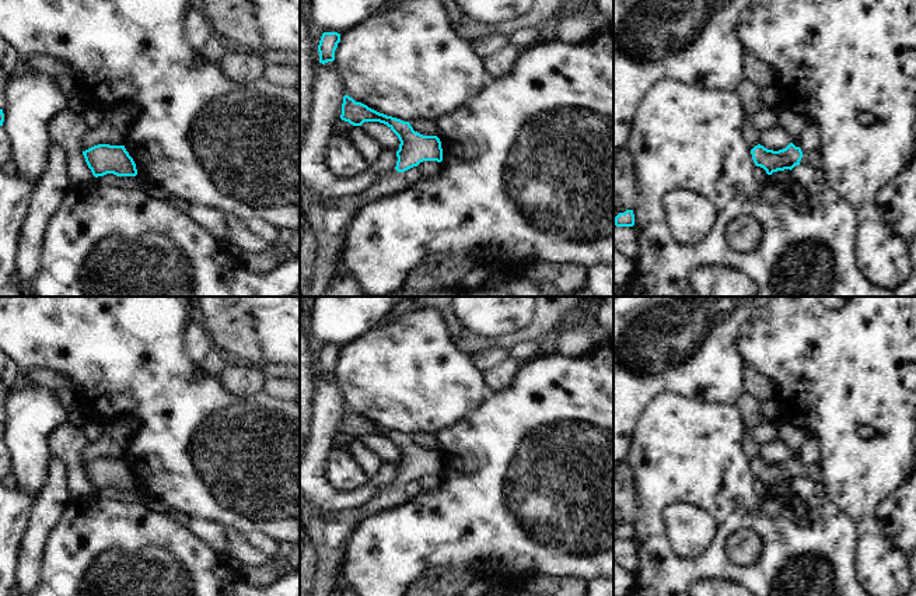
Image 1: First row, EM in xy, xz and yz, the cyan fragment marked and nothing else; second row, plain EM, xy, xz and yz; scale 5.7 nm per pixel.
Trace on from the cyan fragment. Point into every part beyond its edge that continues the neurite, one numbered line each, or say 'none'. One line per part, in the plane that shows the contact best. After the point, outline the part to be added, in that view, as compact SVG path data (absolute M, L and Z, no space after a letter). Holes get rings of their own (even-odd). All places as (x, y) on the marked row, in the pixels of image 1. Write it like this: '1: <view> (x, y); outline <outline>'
1: xz (392, 182); outline M391 168L387 173L378 176L368 187L357 194L361 206L367 206L381 197L396 194L409 185L405 182L405 172Z

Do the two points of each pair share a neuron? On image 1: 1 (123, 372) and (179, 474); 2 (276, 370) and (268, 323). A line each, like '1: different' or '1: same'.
1: same
2: different

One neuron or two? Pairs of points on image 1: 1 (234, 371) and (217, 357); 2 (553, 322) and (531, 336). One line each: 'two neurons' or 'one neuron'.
1: two neurons
2: one neuron

